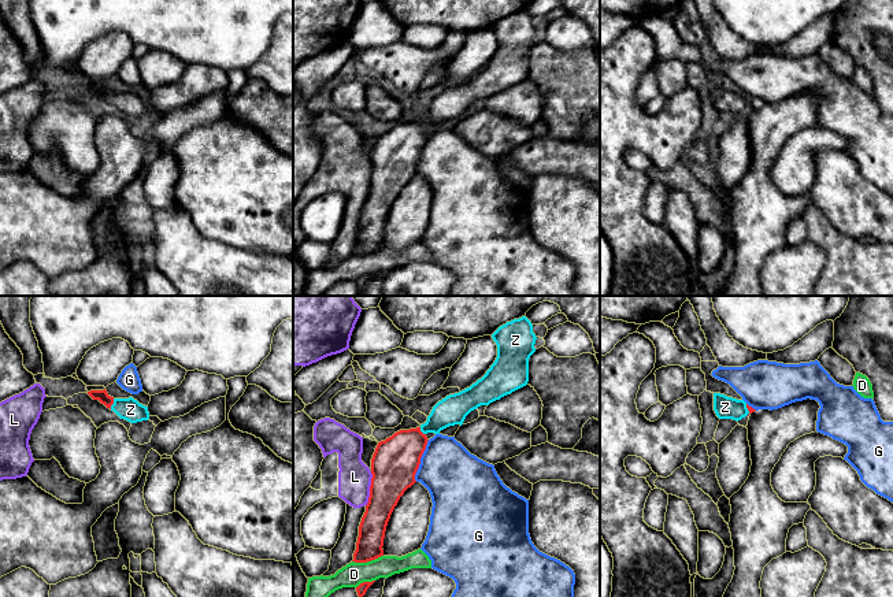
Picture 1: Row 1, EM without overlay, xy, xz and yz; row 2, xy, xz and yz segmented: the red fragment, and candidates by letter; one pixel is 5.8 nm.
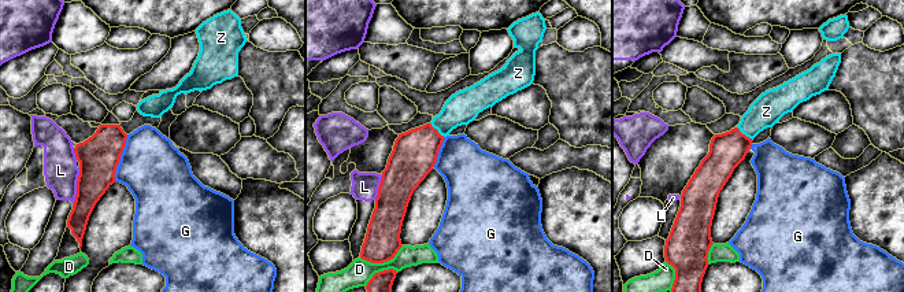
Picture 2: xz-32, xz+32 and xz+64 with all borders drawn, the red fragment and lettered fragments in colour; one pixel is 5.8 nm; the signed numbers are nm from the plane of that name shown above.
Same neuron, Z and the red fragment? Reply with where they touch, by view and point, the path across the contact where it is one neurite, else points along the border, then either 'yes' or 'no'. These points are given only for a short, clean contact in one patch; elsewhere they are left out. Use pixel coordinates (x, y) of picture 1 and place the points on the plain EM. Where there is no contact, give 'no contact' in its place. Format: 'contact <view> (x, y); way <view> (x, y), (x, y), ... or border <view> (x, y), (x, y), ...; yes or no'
contact xy (112, 96); way xy (102, 89), (112, 96), (130, 103); yes

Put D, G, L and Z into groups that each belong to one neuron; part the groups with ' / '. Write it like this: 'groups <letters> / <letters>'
groups D / G / L / Z

